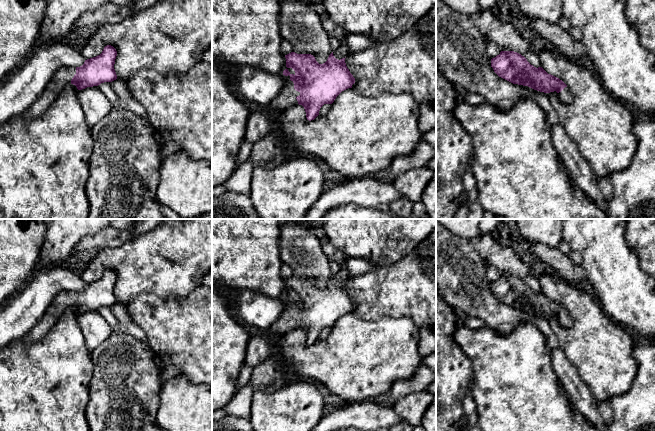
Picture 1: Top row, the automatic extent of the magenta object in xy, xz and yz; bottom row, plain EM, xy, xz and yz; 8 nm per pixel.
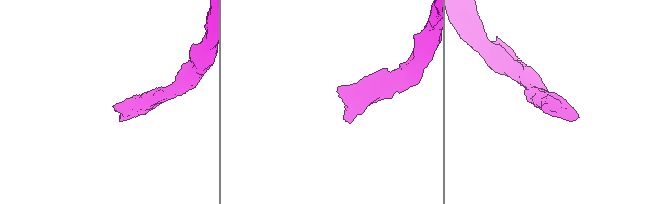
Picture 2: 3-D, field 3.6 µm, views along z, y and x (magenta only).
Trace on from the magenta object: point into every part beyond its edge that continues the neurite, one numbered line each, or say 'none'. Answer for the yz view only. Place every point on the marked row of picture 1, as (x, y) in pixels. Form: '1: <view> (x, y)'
1: yz (565, 96)

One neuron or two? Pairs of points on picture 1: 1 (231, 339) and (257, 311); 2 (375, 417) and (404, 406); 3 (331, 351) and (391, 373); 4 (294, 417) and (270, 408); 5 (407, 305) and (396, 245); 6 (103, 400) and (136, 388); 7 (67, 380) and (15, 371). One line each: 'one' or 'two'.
1: two
2: two
3: one
4: one
5: two
6: one
7: one

